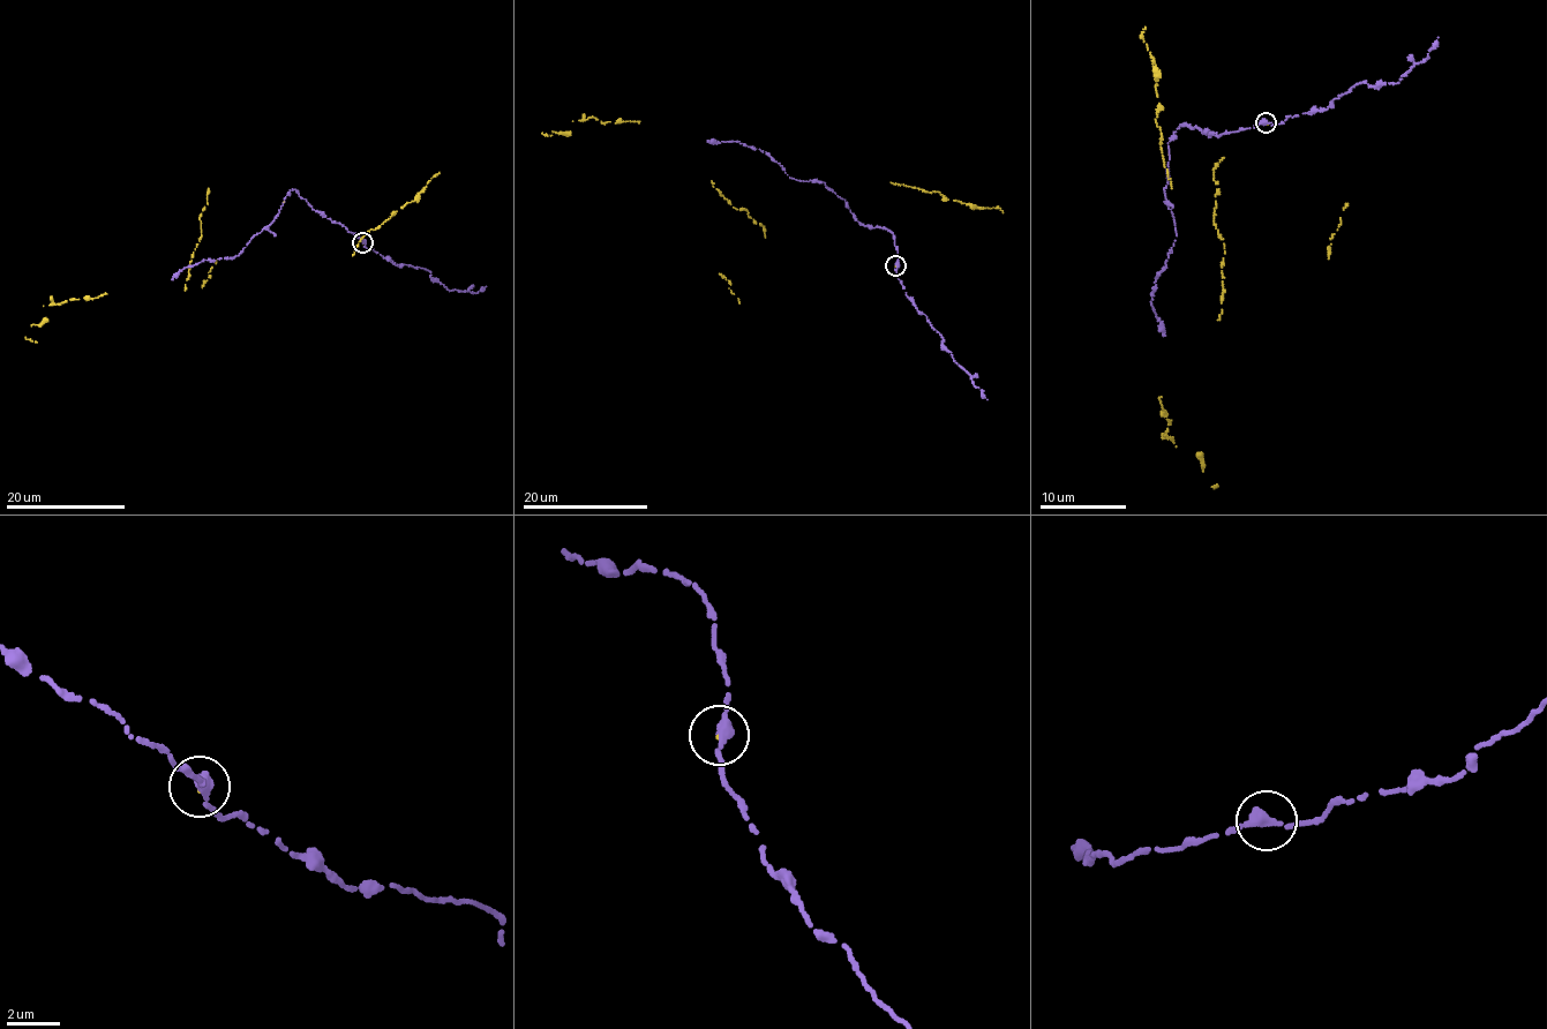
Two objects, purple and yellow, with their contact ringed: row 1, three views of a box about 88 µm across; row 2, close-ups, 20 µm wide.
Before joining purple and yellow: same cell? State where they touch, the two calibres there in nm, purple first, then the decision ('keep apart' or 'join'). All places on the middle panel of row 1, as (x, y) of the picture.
place (895, 265); calibres 320 and 70 nm; join

